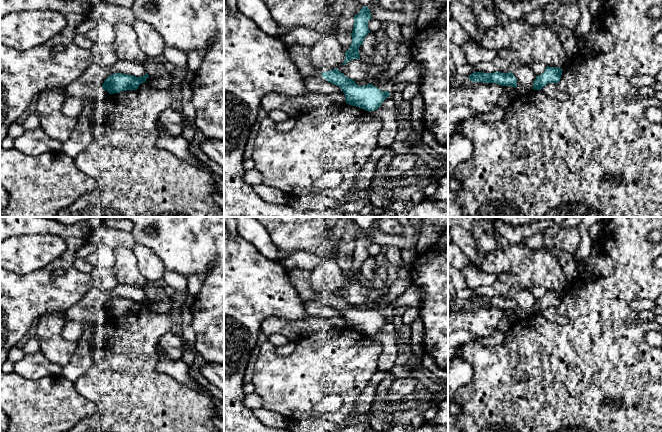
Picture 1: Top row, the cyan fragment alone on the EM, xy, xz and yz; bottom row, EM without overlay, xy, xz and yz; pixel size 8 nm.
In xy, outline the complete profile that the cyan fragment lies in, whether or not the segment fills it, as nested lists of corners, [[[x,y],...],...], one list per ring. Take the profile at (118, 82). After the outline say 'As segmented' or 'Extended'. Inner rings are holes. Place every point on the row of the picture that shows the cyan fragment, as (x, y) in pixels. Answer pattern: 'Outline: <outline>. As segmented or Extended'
Outline: [[[115,73],[106,78],[102,88],[109,94],[120,93],[126,90],[137,90],[139,85],[146,82],[149,75],[136,77],[129,74]]]. As segmented

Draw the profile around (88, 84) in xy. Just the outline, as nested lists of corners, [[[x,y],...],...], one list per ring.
[[[119,60],[111,67],[102,67],[92,63],[85,72],[68,87],[66,96],[88,97],[90,100],[100,100],[100,88],[106,78],[115,73],[129,74],[140,77],[146,74],[145,65]]]

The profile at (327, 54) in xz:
[[[322,35],[319,41],[311,48],[311,65],[318,73],[333,70],[343,64],[345,52],[346,50],[336,36]]]

